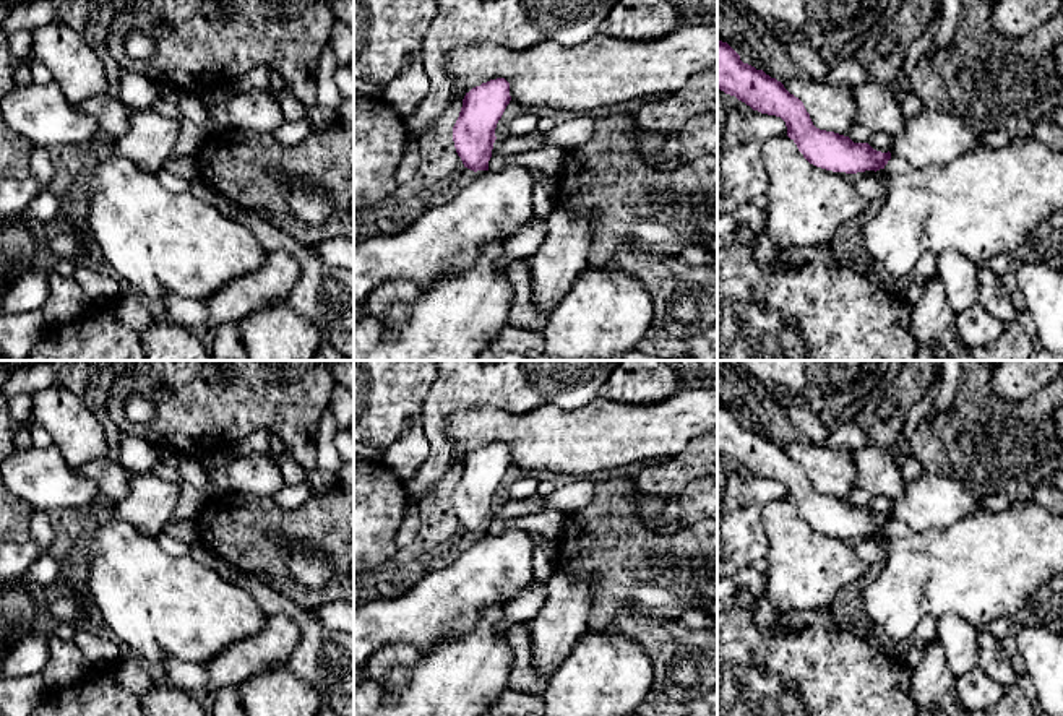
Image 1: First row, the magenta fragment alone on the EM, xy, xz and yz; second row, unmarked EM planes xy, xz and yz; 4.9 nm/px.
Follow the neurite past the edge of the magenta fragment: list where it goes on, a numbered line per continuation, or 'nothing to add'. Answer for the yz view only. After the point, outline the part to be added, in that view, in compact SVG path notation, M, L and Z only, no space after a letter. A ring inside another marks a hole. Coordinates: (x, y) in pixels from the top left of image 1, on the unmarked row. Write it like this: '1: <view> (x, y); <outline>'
1: yz (1008, 565); M1035 500L1013 502L1001 513L974 513L945 529L930 529L925 533L914 533L902 523L891 518L891 523L883 533L883 546L886 557L880 575L862 591L862 610L871 627L878 627L889 640L902 641L912 638L919 622L933 615L936 619L946 614L956 614L972 623L975 628L987 628L996 619L1006 619L1014 628L1019 627L1045 627L1052 632L1063 633L1063 516L1044 508Z

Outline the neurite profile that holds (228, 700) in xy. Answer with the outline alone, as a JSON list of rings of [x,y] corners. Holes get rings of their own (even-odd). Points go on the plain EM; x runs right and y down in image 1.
[[[237,685],[224,687],[216,692],[216,701],[209,716],[247,716]]]

